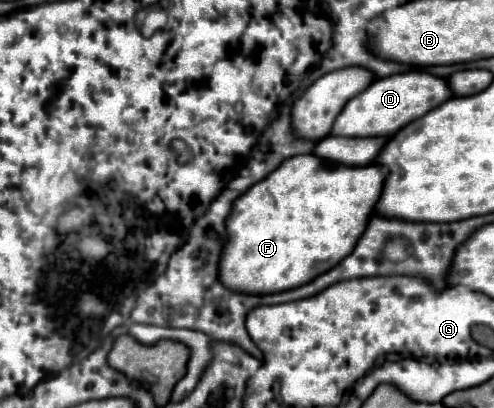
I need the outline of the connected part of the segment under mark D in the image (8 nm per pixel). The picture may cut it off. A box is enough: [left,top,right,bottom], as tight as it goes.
[332,71,452,137]

